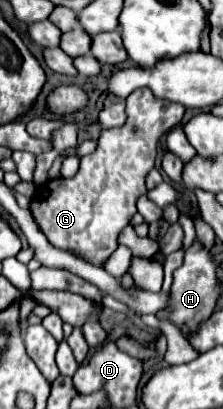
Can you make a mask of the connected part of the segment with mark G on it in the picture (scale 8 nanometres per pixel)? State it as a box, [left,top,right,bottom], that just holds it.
[30,89,184,265]

